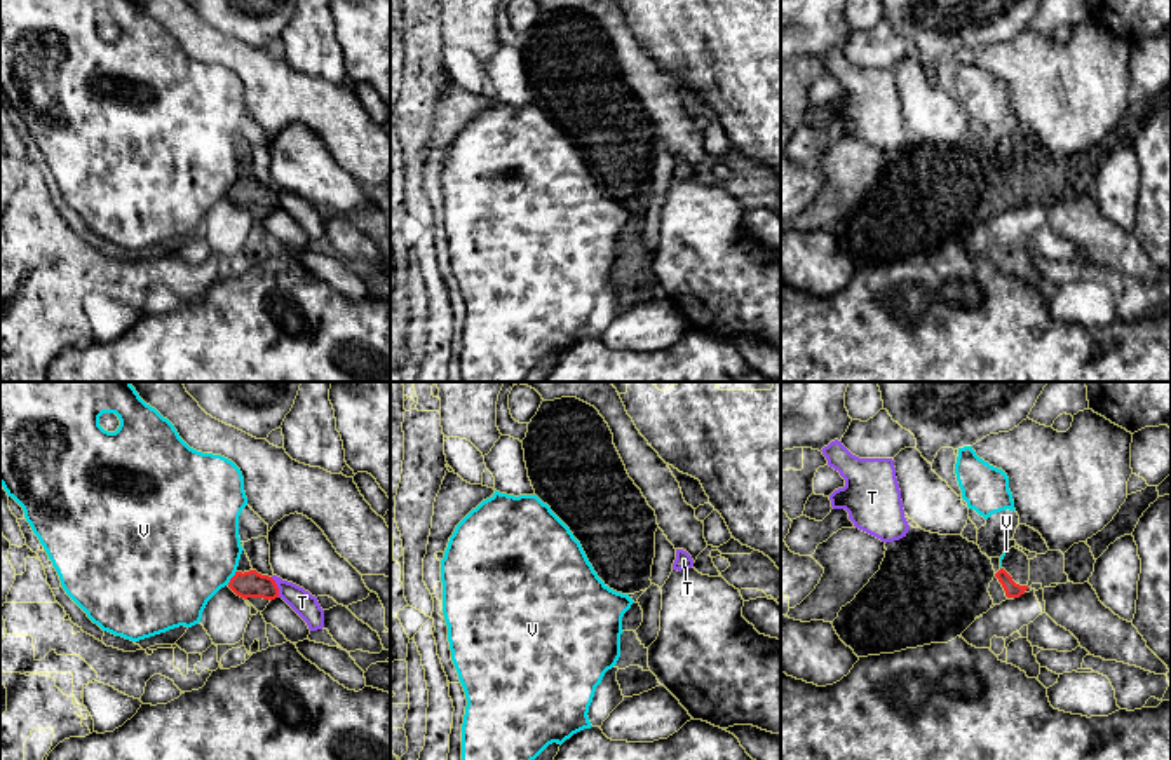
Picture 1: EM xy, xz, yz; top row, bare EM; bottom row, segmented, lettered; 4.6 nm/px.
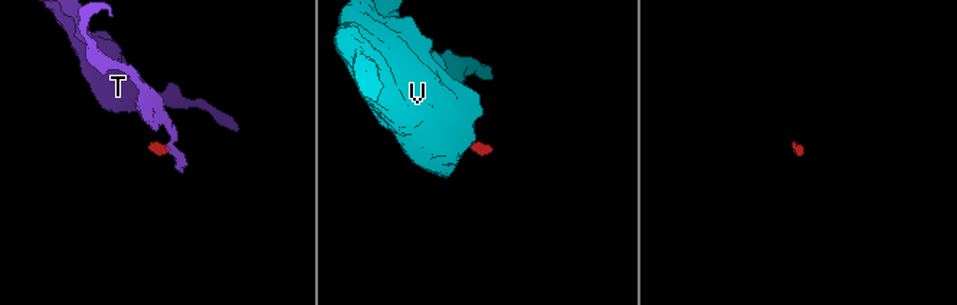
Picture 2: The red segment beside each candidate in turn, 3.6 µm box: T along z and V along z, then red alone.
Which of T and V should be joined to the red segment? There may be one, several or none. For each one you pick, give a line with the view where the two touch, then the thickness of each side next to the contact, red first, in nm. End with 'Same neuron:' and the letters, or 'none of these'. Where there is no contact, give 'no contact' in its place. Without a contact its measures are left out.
Same neuron: none of these

